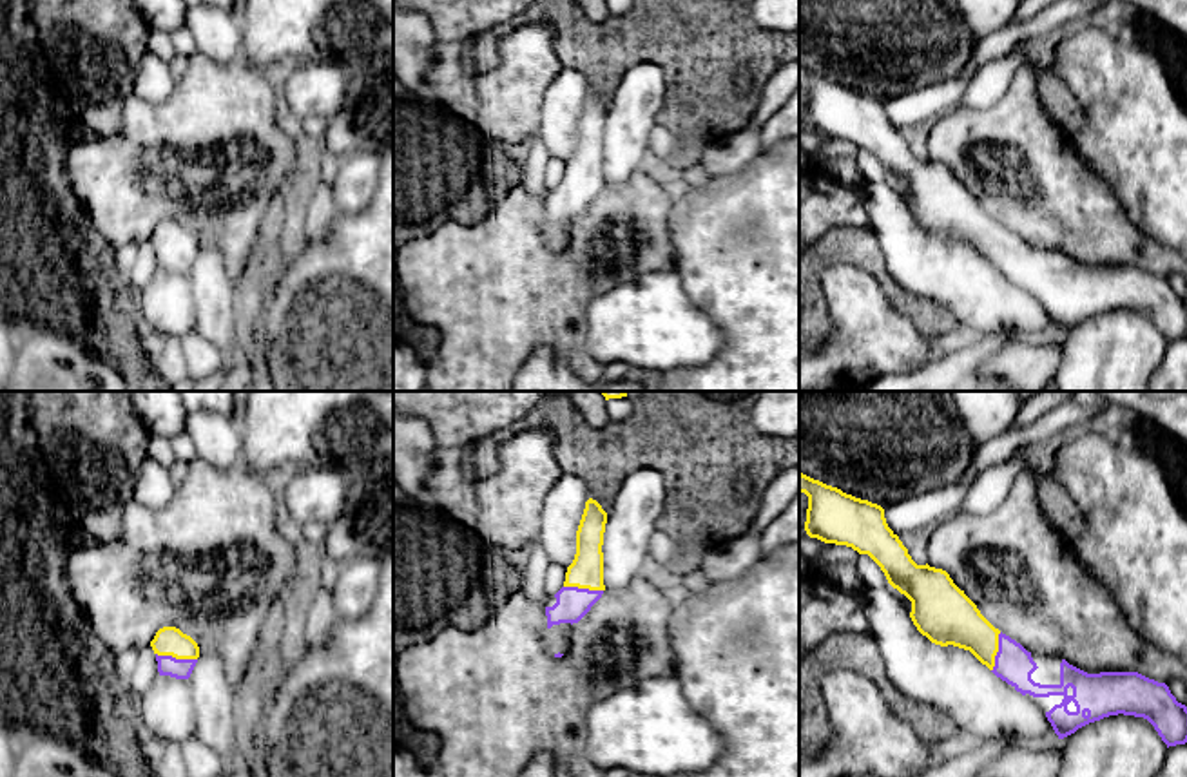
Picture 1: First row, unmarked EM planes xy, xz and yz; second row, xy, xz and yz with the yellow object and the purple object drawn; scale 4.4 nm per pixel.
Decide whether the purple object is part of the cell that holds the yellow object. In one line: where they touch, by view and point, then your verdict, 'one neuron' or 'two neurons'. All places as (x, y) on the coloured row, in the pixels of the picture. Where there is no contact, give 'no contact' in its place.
meets yellow in xy at (176, 658); one neuron

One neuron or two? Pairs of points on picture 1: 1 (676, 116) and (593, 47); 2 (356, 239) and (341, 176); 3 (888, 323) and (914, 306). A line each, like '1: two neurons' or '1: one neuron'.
1: one neuron
2: two neurons
3: two neurons

